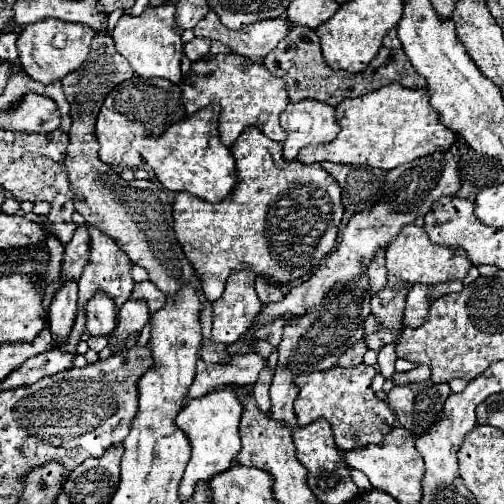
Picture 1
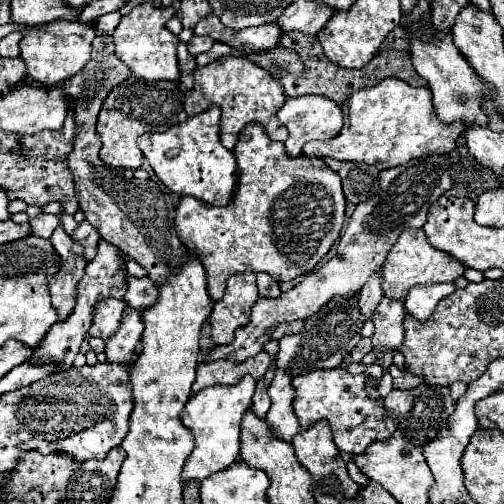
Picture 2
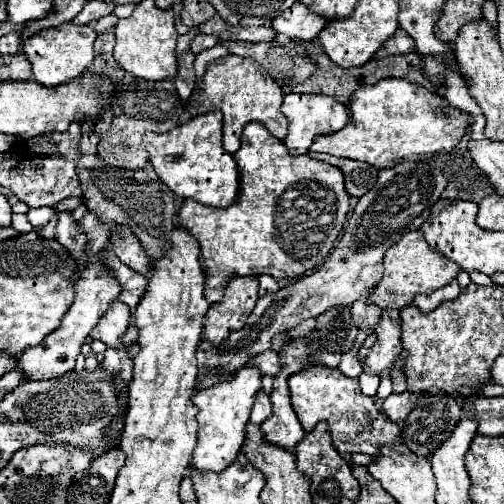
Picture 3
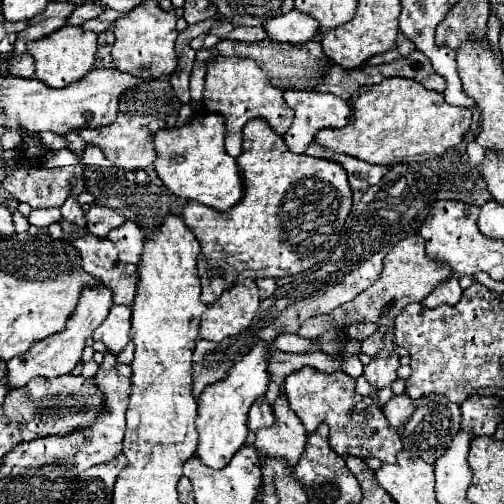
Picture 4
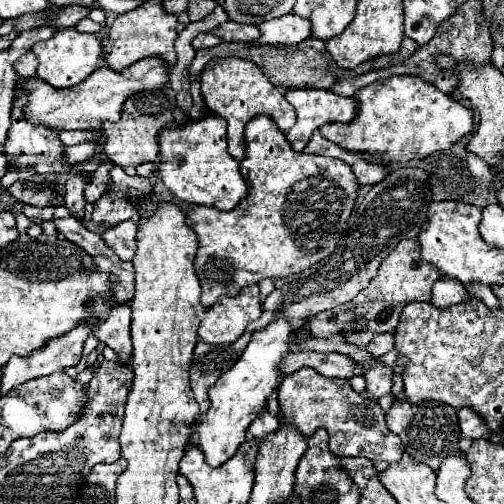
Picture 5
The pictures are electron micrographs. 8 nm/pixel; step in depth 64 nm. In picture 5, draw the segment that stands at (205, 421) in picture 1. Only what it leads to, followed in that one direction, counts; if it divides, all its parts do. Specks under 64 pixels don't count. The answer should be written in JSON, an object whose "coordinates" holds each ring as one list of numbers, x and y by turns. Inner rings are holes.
{"coordinates":[[278,318,268,328,254,332,252,342,244,350,242,358,228,372,224,372,214,386,208,388,210,408,206,410,204,416,198,418,196,432,198,432,198,446,212,468,222,466,228,458,234,456,234,452,246,438,248,424,252,422,252,418,256,418,256,412,264,408,270,392,278,388,278,376,280,376,278,364,290,352,288,342,290,336,310,338,304,326,298,332,292,332,290,324,284,318]]}

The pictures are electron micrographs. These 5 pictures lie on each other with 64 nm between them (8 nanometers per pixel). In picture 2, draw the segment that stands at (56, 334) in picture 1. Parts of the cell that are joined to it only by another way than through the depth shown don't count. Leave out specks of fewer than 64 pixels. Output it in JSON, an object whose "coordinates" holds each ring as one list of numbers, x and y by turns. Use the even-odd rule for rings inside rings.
{"coordinates":[[60,226,50,236,50,242,62,260,60,270,48,280,48,288,58,320,66,320,76,304,76,286,86,268,86,260,82,256,84,248,80,248,80,244,76,244,76,240,72,240]]}

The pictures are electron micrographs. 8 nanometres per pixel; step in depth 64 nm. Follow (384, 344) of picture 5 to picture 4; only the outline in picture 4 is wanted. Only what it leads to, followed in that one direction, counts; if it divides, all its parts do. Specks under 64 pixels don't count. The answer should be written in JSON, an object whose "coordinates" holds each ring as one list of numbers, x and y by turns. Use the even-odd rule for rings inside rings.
{"coordinates":[[374,332,372,336,368,336,368,338,362,342,362,352,374,356,374,354,380,350,380,342,382,342,382,334,380,334,380,332]]}

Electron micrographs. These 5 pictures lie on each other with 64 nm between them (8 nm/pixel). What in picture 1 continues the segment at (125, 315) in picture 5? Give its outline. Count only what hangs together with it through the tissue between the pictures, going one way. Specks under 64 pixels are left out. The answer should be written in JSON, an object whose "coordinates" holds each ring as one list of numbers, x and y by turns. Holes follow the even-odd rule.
{"coordinates":[[96,292,84,306,86,310,86,330,92,336,110,336,116,326,116,306,114,300,104,292]]}

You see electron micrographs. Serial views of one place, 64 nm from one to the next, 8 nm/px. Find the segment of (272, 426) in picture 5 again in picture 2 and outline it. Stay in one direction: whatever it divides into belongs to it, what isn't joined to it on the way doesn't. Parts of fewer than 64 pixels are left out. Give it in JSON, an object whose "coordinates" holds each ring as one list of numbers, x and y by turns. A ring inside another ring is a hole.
{"coordinates":[[260,378,256,382,256,392,254,392,254,398,252,398,252,410,260,418,264,418,270,410,270,396,266,394,266,390,268,390,268,382,264,378]]}

